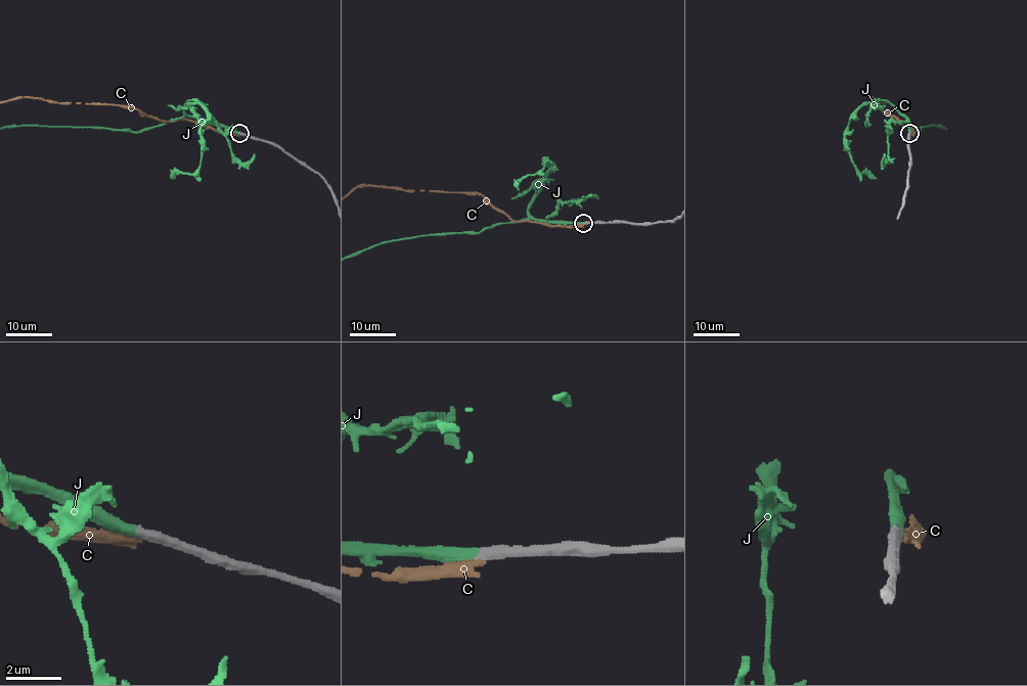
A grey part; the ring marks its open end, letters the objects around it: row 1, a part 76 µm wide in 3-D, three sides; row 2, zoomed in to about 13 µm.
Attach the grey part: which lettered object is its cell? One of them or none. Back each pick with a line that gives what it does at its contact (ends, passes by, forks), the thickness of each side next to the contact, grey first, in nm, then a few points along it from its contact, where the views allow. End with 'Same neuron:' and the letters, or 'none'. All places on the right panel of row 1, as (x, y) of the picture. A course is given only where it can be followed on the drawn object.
J: It ends there. Thickness 400 nm (grey) against 400 nm
Same neuron: J

